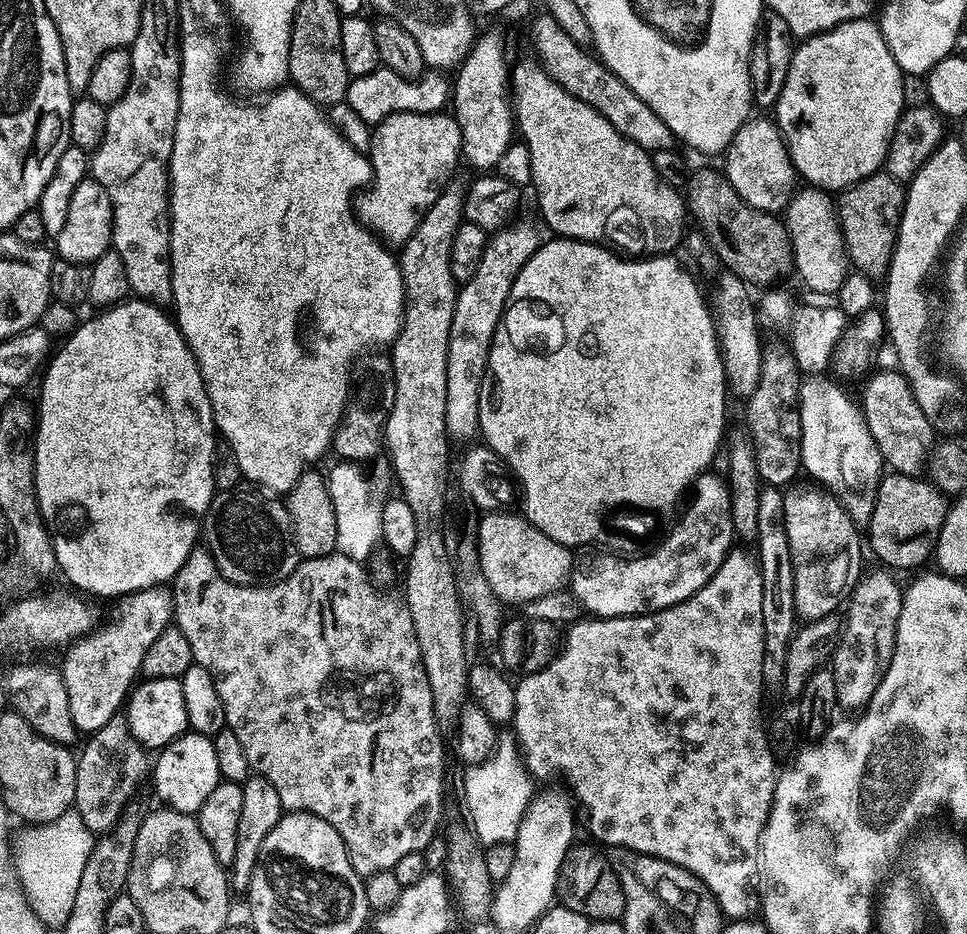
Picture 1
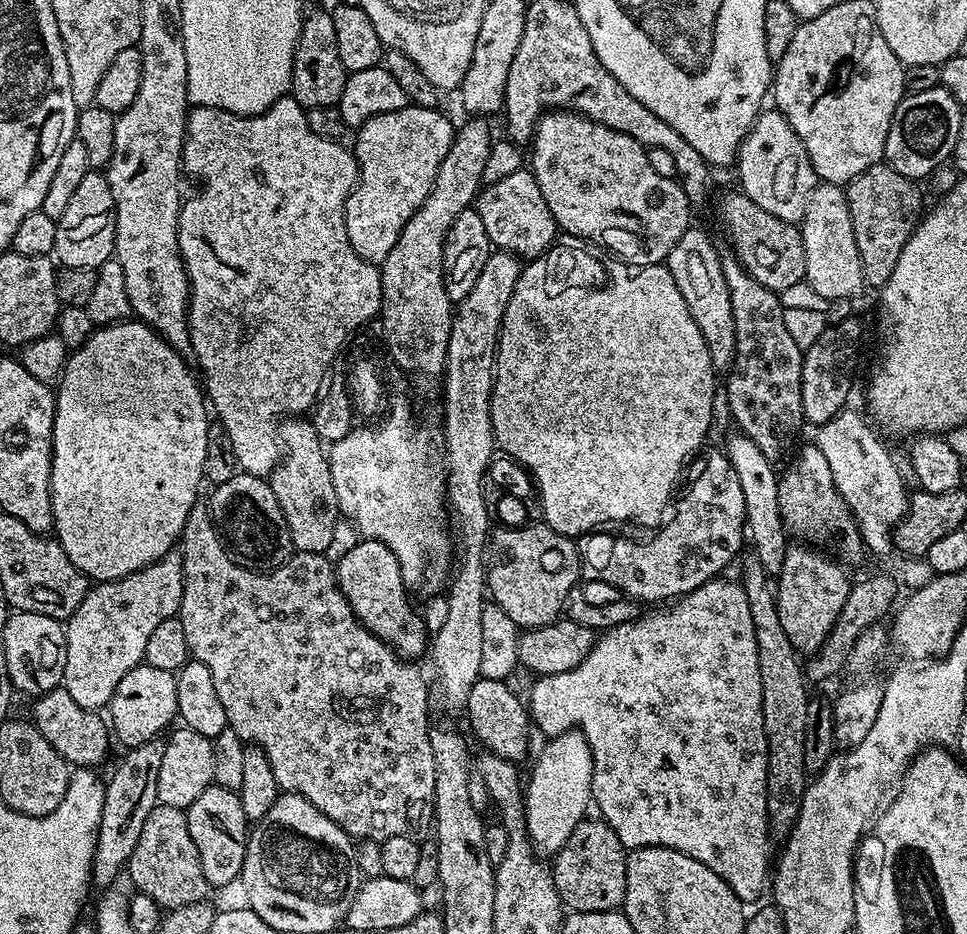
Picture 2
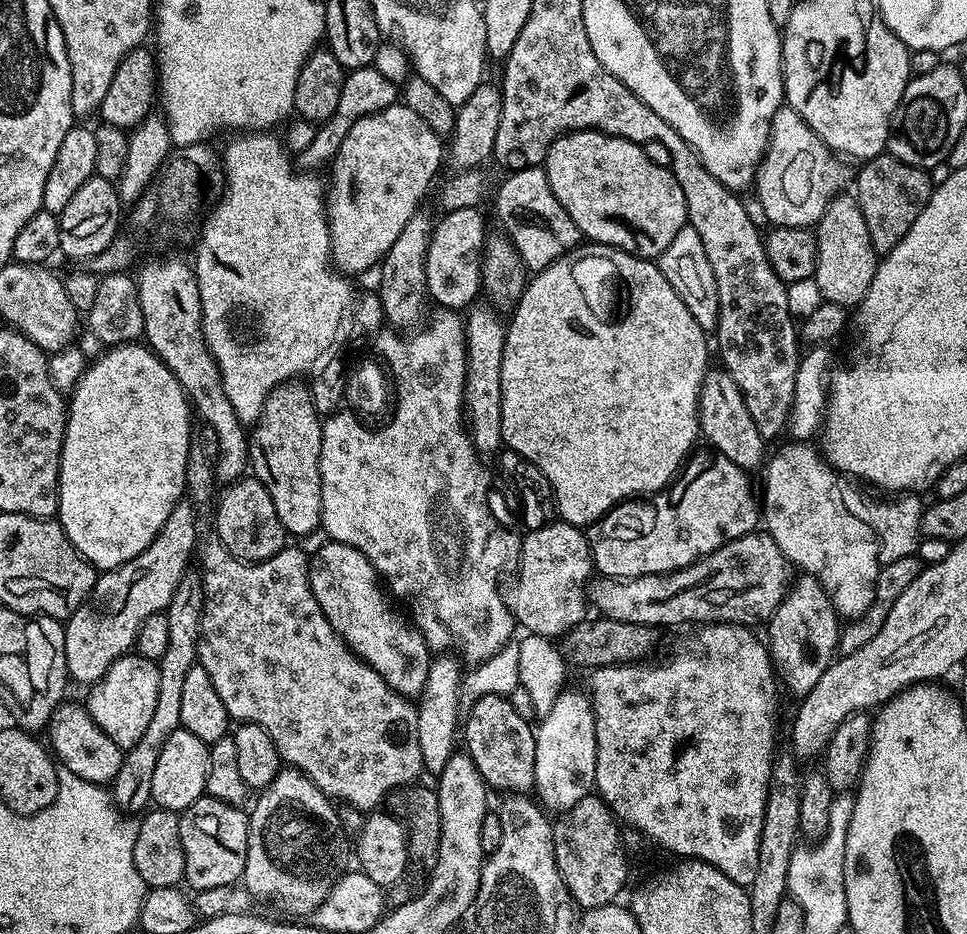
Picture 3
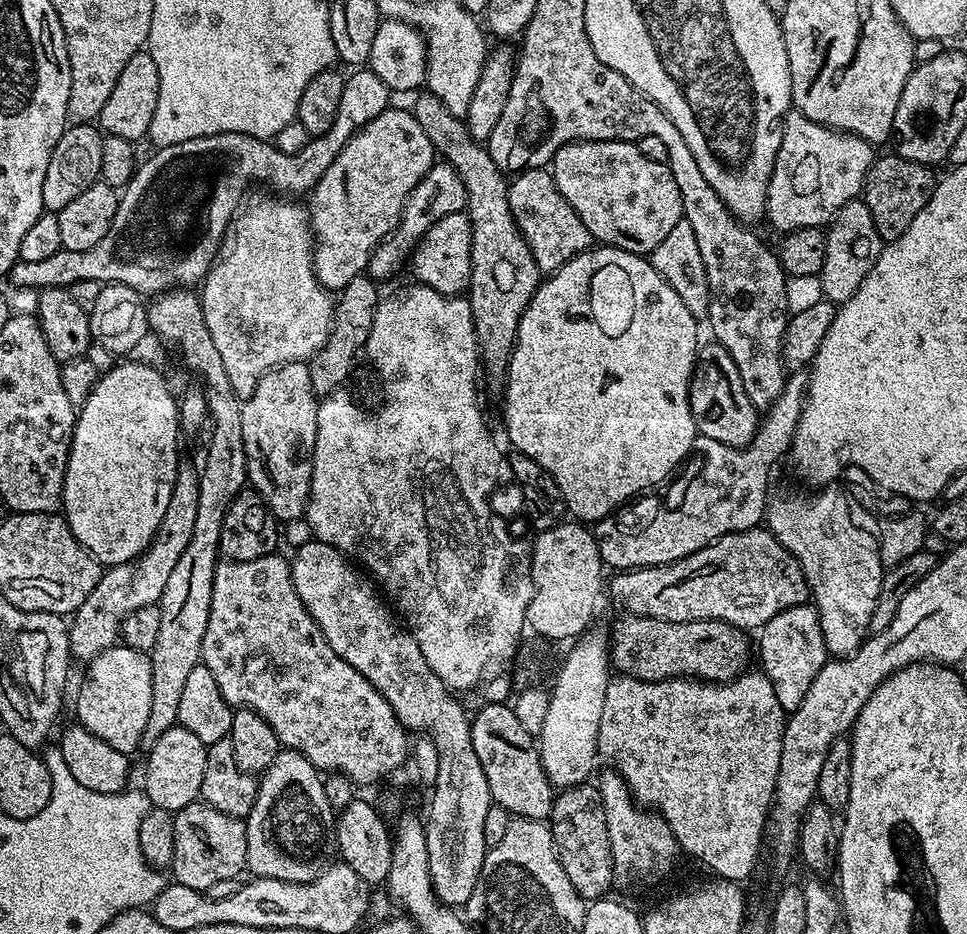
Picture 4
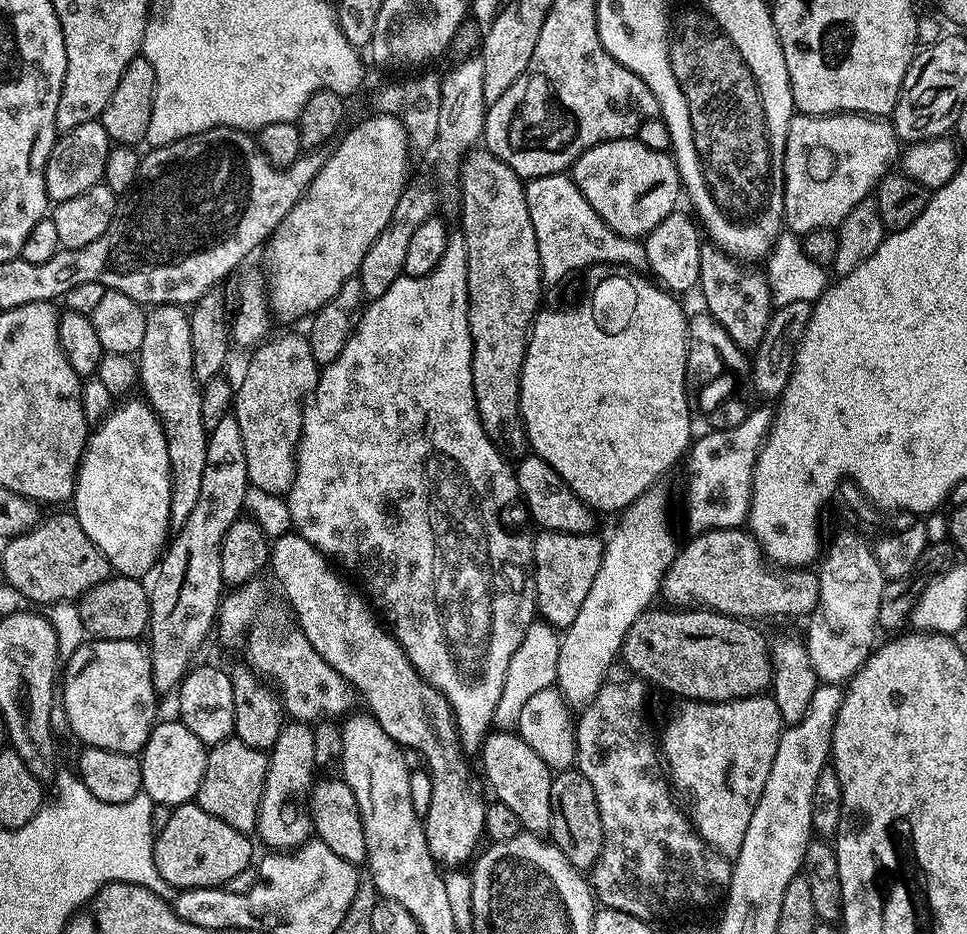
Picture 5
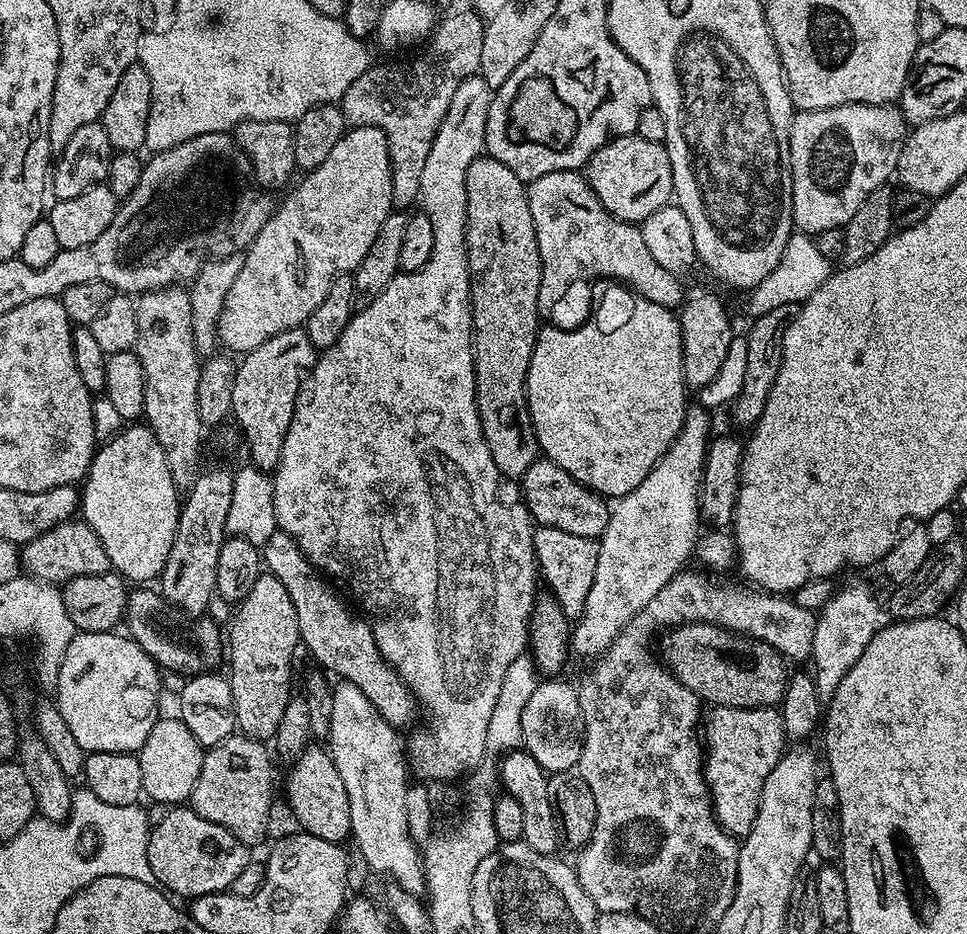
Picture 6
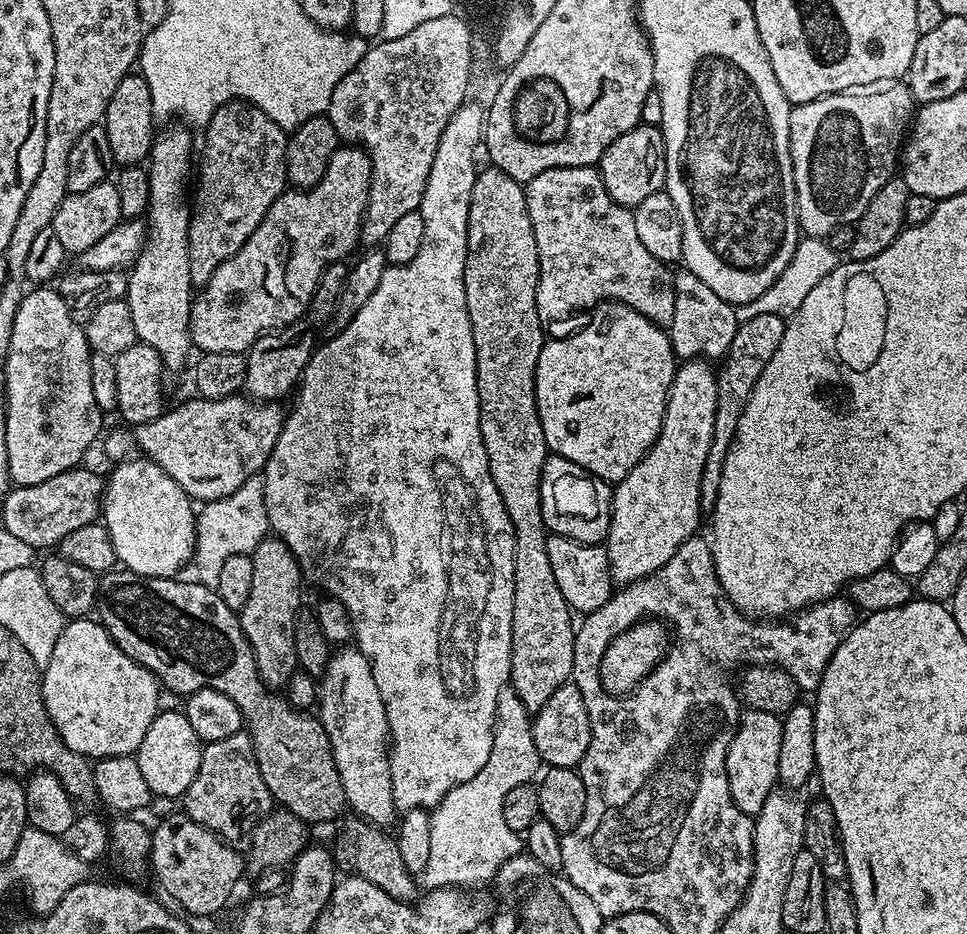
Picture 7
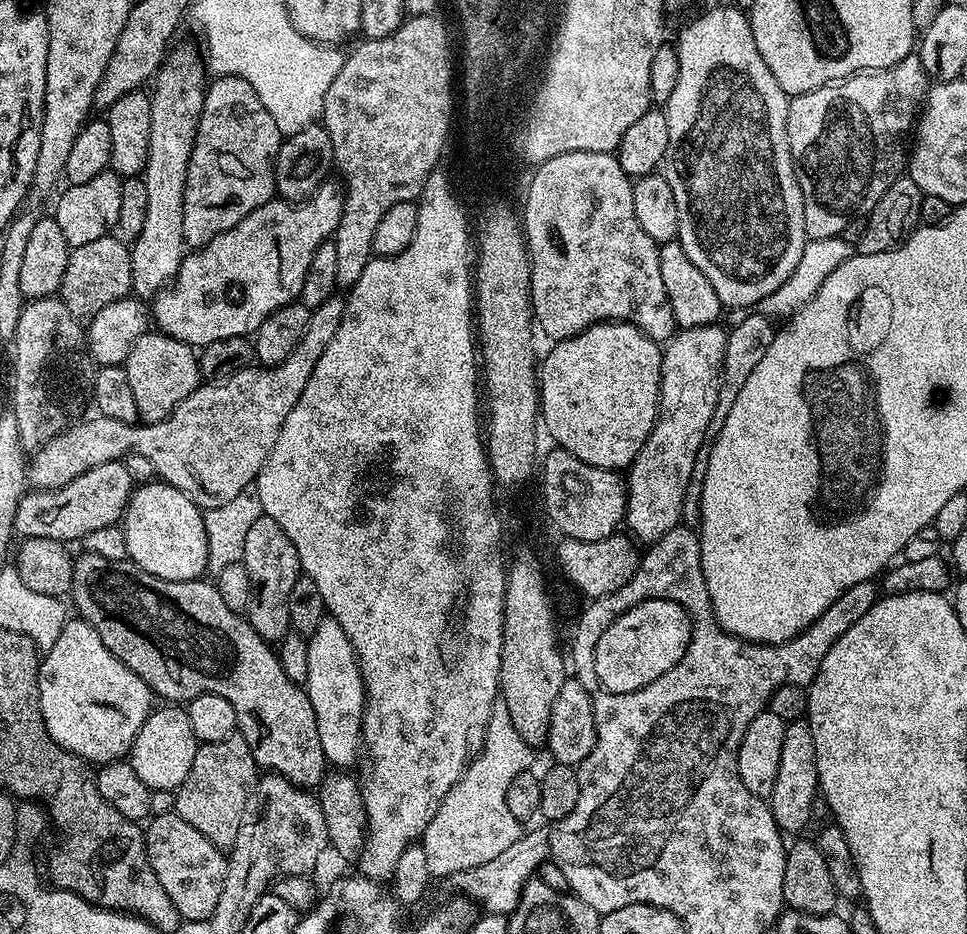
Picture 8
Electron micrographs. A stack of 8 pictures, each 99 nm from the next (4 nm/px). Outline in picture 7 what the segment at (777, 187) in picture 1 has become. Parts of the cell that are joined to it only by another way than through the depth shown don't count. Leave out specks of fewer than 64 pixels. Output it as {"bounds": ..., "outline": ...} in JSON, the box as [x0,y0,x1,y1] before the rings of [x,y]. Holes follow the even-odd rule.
{"bounds":[790,82,914,237],"outline":[[[892,82],[887,86],[876,86],[871,90],[849,90],[847,92],[835,92],[829,96],[823,96],[817,100],[811,100],[805,104],[797,104],[790,114],[790,158],[792,159],[792,173],[794,174],[794,186],[796,187],[796,217],[800,219],[800,231],[804,236],[827,237],[836,227],[843,223],[855,224],[861,214],[870,206],[870,198],[886,186],[888,180],[893,179],[898,172],[898,161],[902,156],[902,145],[906,140],[906,133],[914,119],[914,101],[912,89],[904,82]]]}

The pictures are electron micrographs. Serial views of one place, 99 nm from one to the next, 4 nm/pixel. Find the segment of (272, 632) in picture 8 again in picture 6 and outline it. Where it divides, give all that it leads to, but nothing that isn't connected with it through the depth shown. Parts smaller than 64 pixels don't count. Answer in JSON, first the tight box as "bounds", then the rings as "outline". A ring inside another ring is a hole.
{"bounds":[226,574,302,742],"outline":[[[271,574],[260,575],[235,612],[232,633],[226,636],[226,656],[232,659],[228,681],[234,694],[236,727],[251,740],[268,742],[275,737],[278,722],[282,722],[282,714],[294,695],[292,659],[296,647],[302,644],[298,614],[286,586]]]}

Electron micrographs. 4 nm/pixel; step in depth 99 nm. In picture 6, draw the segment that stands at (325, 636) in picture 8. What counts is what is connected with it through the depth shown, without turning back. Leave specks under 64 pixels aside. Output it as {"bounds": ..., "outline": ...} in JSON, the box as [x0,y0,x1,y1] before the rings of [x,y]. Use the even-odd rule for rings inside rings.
{"bounds":[326,682,426,897],"outline":[[[340,682],[332,689],[334,710],[331,711],[330,730],[326,747],[332,754],[338,774],[342,774],[342,786],[350,798],[351,839],[360,847],[360,856],[376,872],[385,872],[395,887],[406,890],[412,896],[423,897],[426,892],[424,858],[421,849],[412,839],[406,822],[406,794],[410,787],[410,765],[406,759],[406,744],[401,733],[374,706],[358,688],[349,682]]]}

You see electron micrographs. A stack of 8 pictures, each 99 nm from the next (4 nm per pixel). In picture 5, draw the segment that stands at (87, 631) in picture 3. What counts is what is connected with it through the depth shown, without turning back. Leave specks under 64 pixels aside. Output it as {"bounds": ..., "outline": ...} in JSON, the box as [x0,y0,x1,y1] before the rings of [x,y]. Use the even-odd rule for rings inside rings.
{"bounds":[138,304,209,530],"outline":[[[158,304],[147,313],[146,334],[138,353],[139,387],[164,427],[166,454],[170,454],[169,525],[178,530],[190,518],[202,491],[202,470],[206,467],[209,431],[202,424],[201,385],[196,384],[191,368],[189,313],[178,304]]]}

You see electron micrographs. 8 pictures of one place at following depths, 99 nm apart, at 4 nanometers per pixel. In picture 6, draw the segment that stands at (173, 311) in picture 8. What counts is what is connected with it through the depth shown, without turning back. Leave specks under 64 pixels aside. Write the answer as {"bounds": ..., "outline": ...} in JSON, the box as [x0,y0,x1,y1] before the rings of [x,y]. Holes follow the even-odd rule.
{"bounds":[218,124,394,354],"outline":[[[365,124],[349,127],[338,146],[330,150],[330,158],[305,176],[308,177],[281,204],[279,201],[266,226],[252,239],[242,270],[238,270],[238,278],[234,278],[230,294],[226,294],[218,322],[218,340],[237,354],[262,346],[274,334],[304,325],[310,314],[322,306],[322,298],[326,298],[334,278],[355,273],[382,230],[382,224],[394,211],[390,150],[381,128]]]}

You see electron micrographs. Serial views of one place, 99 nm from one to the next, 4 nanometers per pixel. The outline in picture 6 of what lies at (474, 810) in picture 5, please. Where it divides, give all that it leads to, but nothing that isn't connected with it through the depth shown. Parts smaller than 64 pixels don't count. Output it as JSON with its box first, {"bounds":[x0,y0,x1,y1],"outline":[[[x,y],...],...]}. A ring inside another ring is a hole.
{"bounds":[262,530,418,730],"outline":[[[277,530],[265,542],[262,547],[262,564],[286,586],[294,602],[303,647],[308,647],[309,652],[320,663],[325,664],[322,666],[329,673],[337,672],[341,681],[358,686],[374,702],[386,722],[390,722],[398,730],[404,730],[415,718],[416,712],[418,713],[418,701],[412,695],[412,689],[408,688],[400,675],[384,661],[376,645],[371,623],[363,615],[355,616],[344,605],[343,598],[328,589],[329,581],[314,571],[312,563],[304,557],[290,534]]]}

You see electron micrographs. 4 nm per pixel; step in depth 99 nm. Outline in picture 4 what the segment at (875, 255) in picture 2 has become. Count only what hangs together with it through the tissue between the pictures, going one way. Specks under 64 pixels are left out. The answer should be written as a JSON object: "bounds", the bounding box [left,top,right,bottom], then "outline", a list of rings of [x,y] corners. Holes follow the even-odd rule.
{"bounds":[862,154,938,241],"outline":[[[895,154],[877,155],[864,179],[862,199],[874,218],[874,230],[878,230],[881,241],[897,240],[910,230],[910,222],[918,218],[922,206],[930,202],[938,183],[938,176],[929,165],[910,162]]]}

